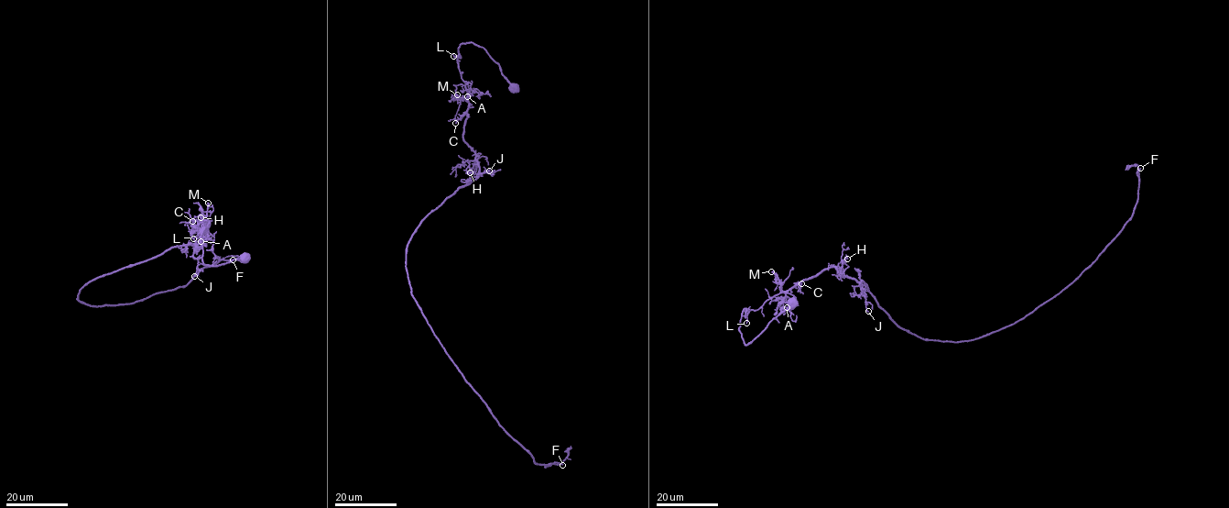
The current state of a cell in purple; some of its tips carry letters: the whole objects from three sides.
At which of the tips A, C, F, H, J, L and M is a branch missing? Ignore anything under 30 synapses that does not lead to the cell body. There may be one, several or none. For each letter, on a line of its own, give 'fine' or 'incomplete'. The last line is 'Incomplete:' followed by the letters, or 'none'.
A: fine
C: fine
F: incomplete
H: fine
J: fine
L: fine
M: fine
Incomplete: F

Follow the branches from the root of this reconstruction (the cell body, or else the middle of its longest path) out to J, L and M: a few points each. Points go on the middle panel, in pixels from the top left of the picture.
J: (514, 88), (483, 47), (460, 45), (458, 68), (468, 104), (462, 137), (476, 156), (478, 173), (489, 171)
L: (514, 88), (483, 47), (470, 42), (462, 43), (458, 49), (459, 57), (453, 56)
M: (514, 88), (486, 50), (470, 42), (460, 45), (456, 60), (467, 94), (462, 100), (457, 94)

